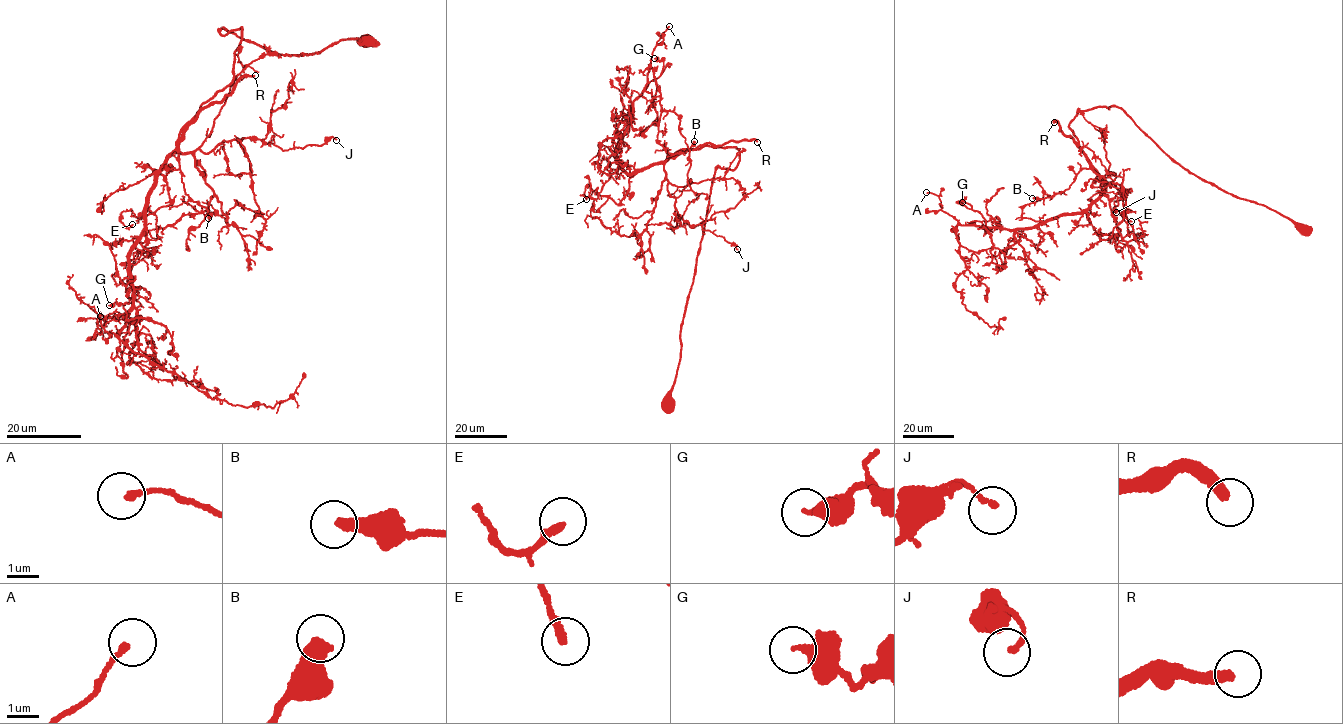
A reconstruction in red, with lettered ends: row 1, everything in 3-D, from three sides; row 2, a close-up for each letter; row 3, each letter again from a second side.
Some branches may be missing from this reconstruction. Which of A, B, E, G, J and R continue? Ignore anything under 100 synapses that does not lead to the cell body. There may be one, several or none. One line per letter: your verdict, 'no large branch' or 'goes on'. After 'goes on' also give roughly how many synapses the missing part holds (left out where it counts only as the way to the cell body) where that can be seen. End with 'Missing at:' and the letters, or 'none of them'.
A: no large branch
B: no large branch
E: no large branch
G: no large branch
J: no large branch
R: goes on | 300 syn
Missing at: R

